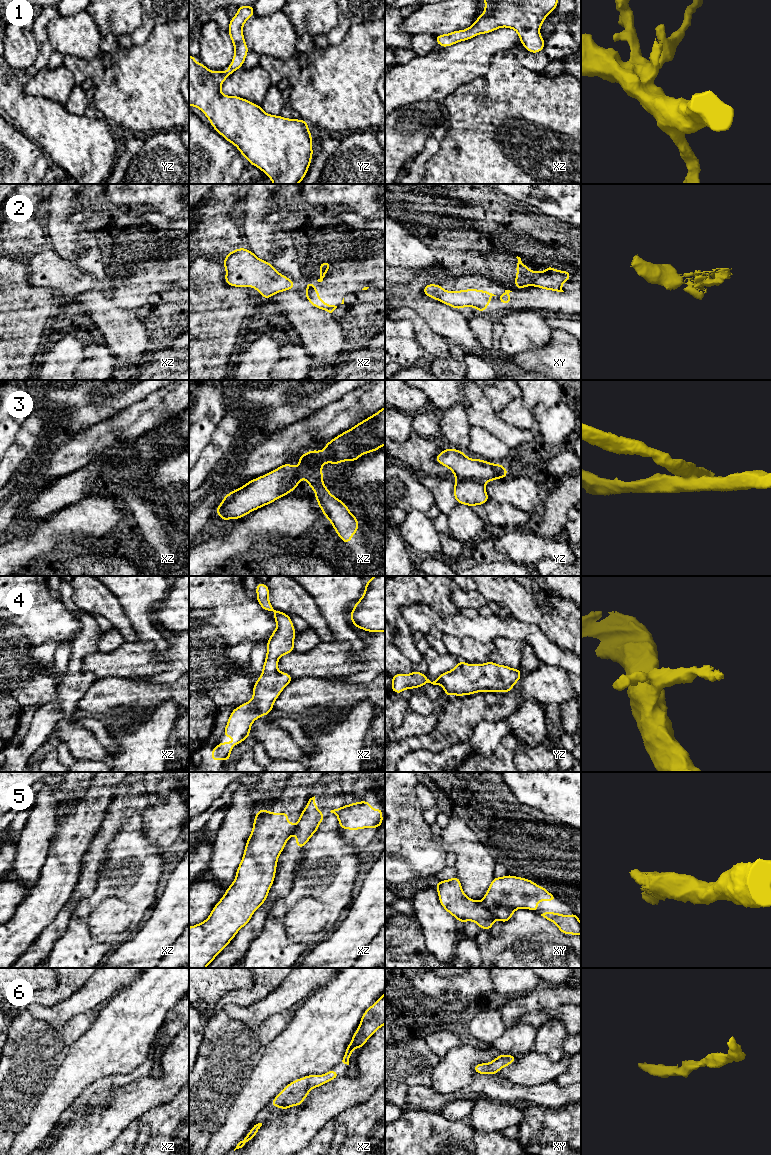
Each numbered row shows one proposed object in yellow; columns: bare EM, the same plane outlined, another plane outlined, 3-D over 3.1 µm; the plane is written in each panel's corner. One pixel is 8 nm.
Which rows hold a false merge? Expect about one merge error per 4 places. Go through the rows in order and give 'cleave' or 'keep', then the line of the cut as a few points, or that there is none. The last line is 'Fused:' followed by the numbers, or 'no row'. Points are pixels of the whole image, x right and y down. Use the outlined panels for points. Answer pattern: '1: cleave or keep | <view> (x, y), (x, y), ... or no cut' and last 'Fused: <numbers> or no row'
1: keep | no cut
2: keep | no cut
3: cleave | yz (456, 478), (477, 479), (484, 483)
4: keep | no cut
5: cleave | xy (482, 903), (495, 918)
6: keep | no cut
Fused: 3, 5

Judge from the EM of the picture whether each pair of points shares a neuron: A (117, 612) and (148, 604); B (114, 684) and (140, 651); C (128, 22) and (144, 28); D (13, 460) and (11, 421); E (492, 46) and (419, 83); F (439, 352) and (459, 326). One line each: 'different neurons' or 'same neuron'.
A: different neurons
B: different neurons
C: different neurons
D: different neurons
E: same neuron
F: different neurons

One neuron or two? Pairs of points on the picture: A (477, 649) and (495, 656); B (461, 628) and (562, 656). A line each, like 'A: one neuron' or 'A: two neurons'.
A: two neurons
B: one neuron

